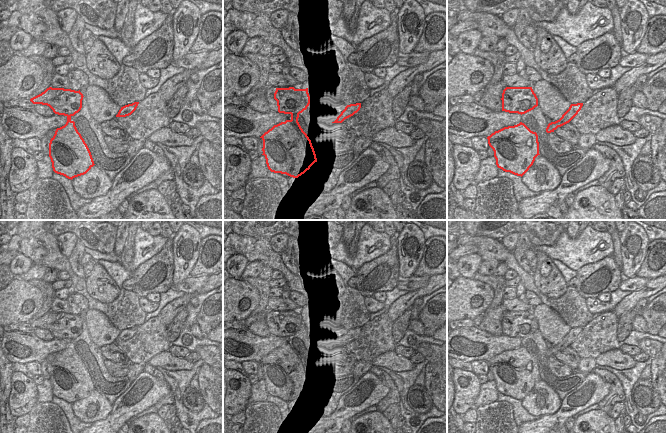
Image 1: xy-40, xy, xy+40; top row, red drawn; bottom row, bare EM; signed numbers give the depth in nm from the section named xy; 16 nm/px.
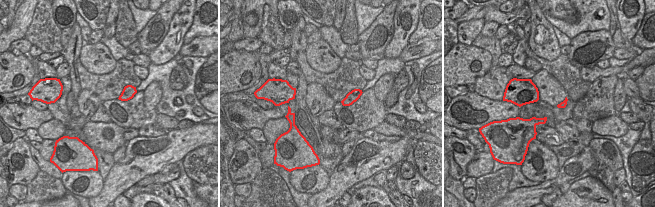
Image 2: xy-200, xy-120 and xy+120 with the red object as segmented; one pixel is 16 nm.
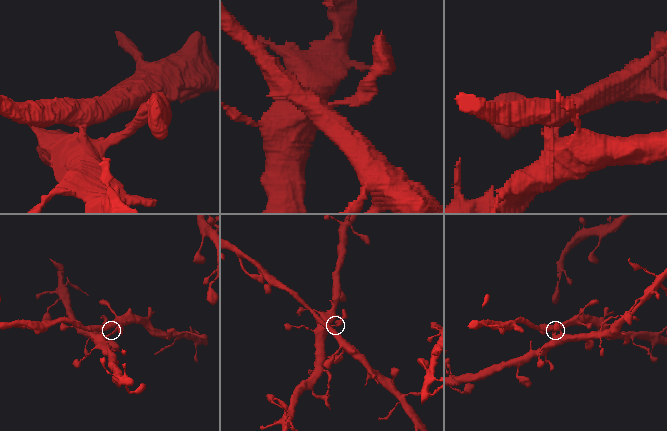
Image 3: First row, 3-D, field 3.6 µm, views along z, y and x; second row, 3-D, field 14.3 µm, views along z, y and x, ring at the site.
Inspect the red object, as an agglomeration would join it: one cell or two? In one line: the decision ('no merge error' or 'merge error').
merge error

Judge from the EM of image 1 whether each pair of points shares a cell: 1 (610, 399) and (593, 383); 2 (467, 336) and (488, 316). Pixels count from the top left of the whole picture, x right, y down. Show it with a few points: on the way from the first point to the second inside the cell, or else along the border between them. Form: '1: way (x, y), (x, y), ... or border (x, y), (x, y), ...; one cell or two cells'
1: border (595, 374), (609, 384), (609, 392), (597, 403); two cells
2: border (476, 326), (491, 334), (499, 335); two cells

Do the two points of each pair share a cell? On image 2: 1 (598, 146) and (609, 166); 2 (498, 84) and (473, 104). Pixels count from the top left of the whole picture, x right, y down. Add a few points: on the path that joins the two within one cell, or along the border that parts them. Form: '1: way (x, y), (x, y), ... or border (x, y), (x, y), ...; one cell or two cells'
1: way (603, 151), (607, 155), (607, 161); one cell
2: border (475, 91), (491, 99), (502, 100); two cells

